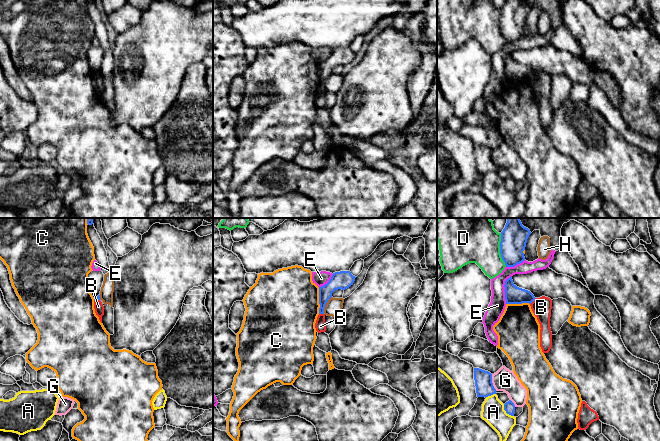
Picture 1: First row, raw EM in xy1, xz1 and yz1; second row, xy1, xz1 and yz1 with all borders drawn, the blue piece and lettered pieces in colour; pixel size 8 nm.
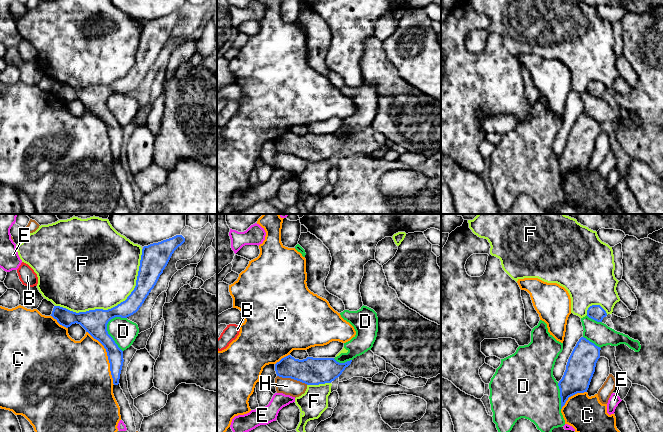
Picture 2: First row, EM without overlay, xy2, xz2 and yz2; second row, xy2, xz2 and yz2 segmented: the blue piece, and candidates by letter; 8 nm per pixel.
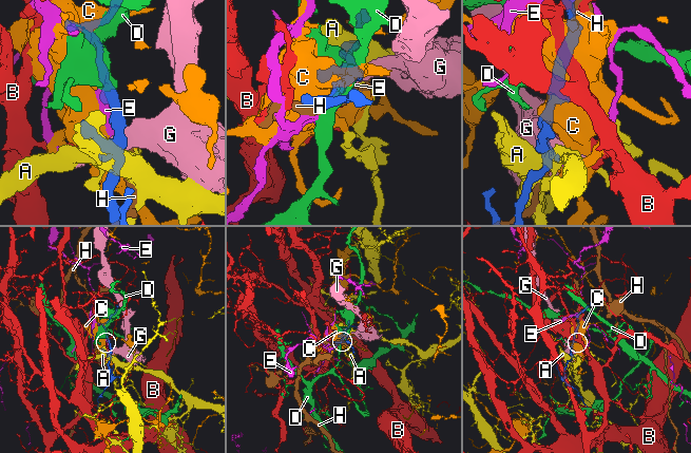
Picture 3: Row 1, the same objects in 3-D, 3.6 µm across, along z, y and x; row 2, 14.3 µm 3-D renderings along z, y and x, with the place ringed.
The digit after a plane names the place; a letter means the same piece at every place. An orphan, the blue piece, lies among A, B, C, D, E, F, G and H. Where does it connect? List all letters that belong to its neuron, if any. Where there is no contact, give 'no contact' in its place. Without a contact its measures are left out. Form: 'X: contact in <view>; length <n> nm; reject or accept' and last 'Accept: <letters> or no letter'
A: contact in yz1; length 130 nm; reject
B: contact in yz1; length 70 nm; reject
C: contact in xy2; length 480 nm; accept
D: contact in xy2; length 300 nm; reject
E: contact in yz1; length 240 nm; reject
F: contact in xy2; length 850 nm; reject
G: contact in yz1; length 140 nm; reject
H: contact in xz2; length 260 nm; reject
Accept: C

